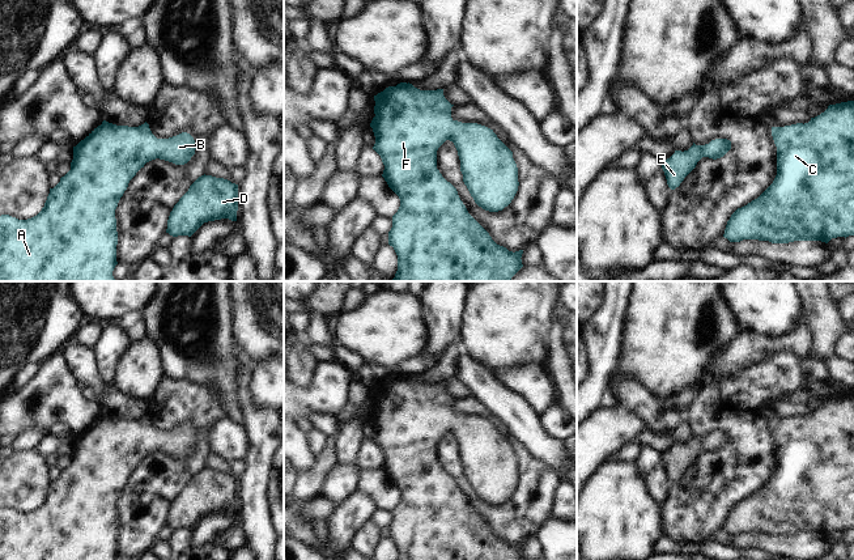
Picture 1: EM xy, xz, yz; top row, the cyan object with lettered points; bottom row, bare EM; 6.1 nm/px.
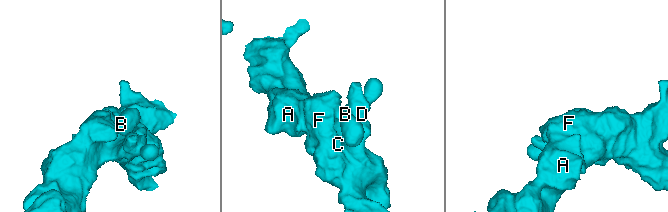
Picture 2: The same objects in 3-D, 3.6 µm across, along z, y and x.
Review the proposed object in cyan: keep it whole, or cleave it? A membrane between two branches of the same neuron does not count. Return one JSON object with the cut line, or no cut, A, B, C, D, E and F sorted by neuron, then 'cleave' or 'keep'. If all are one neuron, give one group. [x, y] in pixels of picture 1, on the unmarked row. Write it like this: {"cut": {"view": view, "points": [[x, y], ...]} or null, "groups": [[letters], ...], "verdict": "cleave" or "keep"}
{"cut": null, "groups": [["A", "B", "C", "D", "E", "F"]], "verdict": "keep"}

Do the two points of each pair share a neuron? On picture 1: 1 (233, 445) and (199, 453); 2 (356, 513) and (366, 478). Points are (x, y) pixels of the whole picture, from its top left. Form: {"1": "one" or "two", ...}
{"1": "two", "2": "two"}

